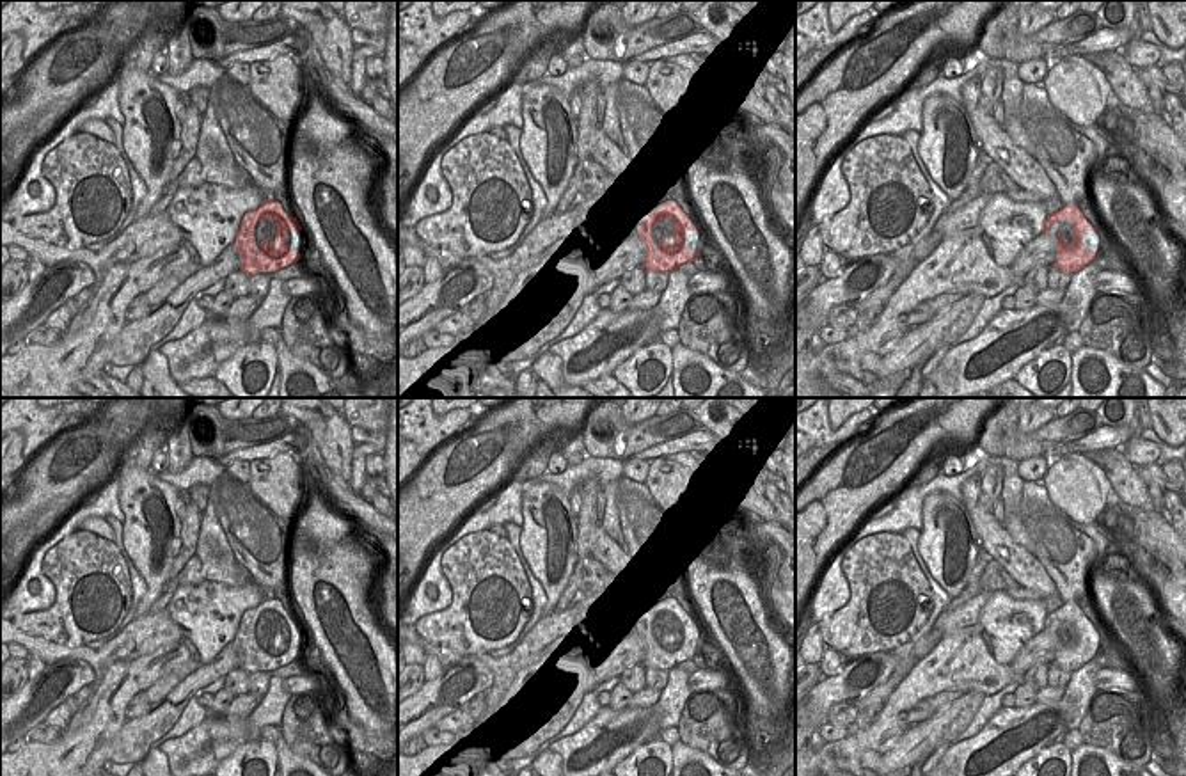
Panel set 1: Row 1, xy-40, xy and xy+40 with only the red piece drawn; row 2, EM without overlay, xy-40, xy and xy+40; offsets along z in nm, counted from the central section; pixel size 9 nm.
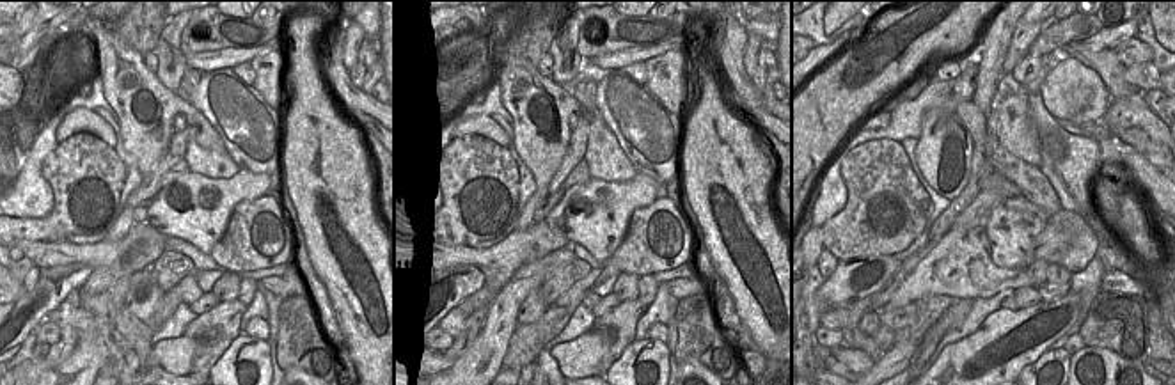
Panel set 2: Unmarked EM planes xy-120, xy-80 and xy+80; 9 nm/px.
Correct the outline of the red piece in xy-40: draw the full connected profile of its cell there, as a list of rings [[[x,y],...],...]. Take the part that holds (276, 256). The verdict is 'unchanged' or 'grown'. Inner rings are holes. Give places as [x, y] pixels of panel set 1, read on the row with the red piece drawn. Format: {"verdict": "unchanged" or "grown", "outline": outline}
{"verdict": "unchanged", "outline": [[[275,199],[265,201],[257,210],[247,211],[240,222],[238,234],[231,243],[241,259],[241,272],[247,275],[273,273],[300,259],[286,243],[288,231],[298,231],[302,226],[296,217],[289,217]],[[265,218],[273,218],[275,242],[270,243],[263,233],[263,247],[256,247],[254,227]]]}

